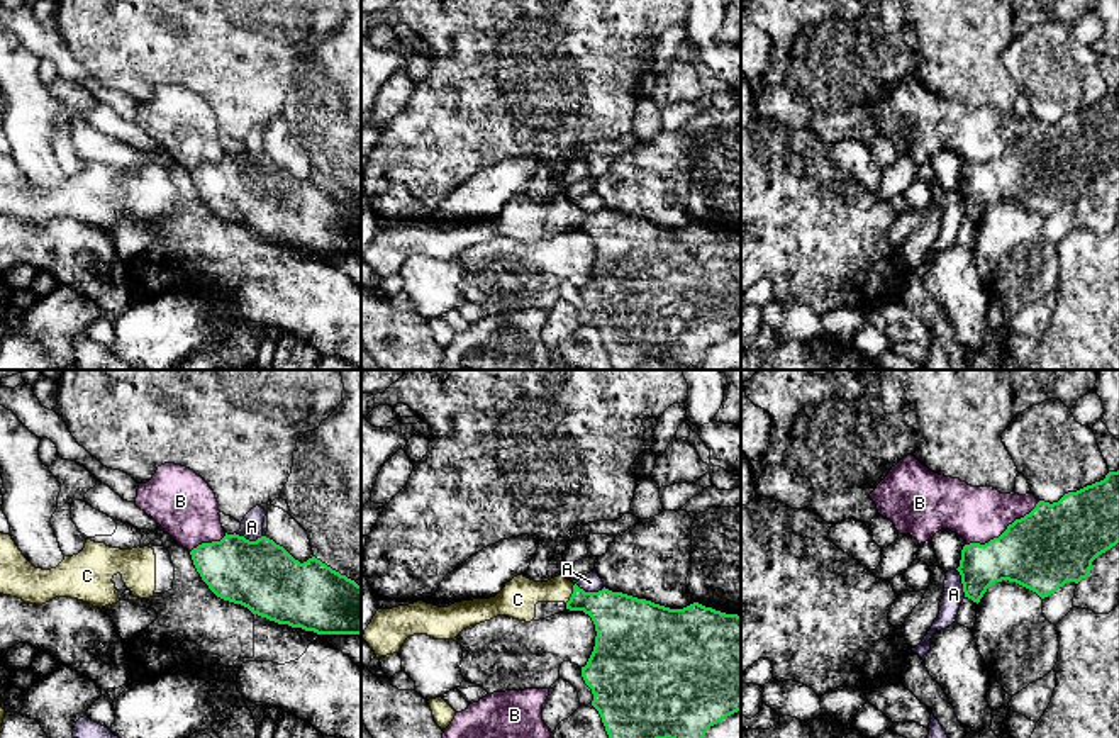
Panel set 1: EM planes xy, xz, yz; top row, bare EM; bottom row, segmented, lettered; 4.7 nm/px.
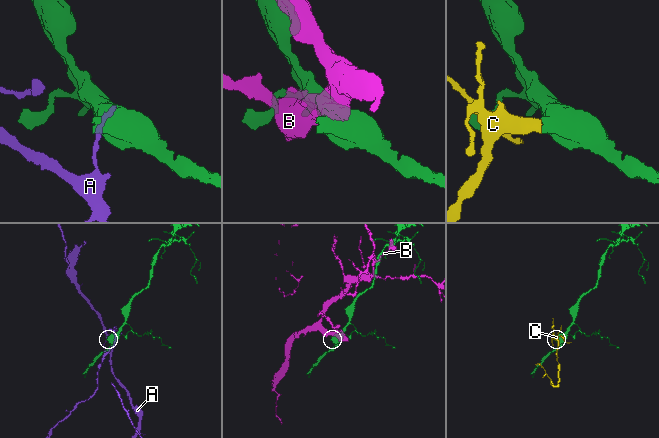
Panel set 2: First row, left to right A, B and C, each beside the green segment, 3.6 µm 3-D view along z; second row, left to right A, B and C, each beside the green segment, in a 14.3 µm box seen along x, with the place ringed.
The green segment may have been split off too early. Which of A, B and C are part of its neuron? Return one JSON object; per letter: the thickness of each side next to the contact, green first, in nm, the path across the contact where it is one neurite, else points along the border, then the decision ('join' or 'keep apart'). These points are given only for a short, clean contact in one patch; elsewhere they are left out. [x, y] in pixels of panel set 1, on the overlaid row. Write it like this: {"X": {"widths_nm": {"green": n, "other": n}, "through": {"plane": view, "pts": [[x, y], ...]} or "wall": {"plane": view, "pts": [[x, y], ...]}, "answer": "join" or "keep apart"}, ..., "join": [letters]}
{"A": {"widths_nm": {"green": 300, "other": 90}, "answer": "keep apart"}, "B": {"widths_nm": {"green": 380, "other": 260}, "answer": "keep apart"}, "C": {"widths_nm": {"green": 240, "other": 170}, "through": {"plane": "xz", "pts": [[617, 618], [572, 594], [524, 592], [519, 596]]}, "answer": "join"}, "join": ["C"]}

